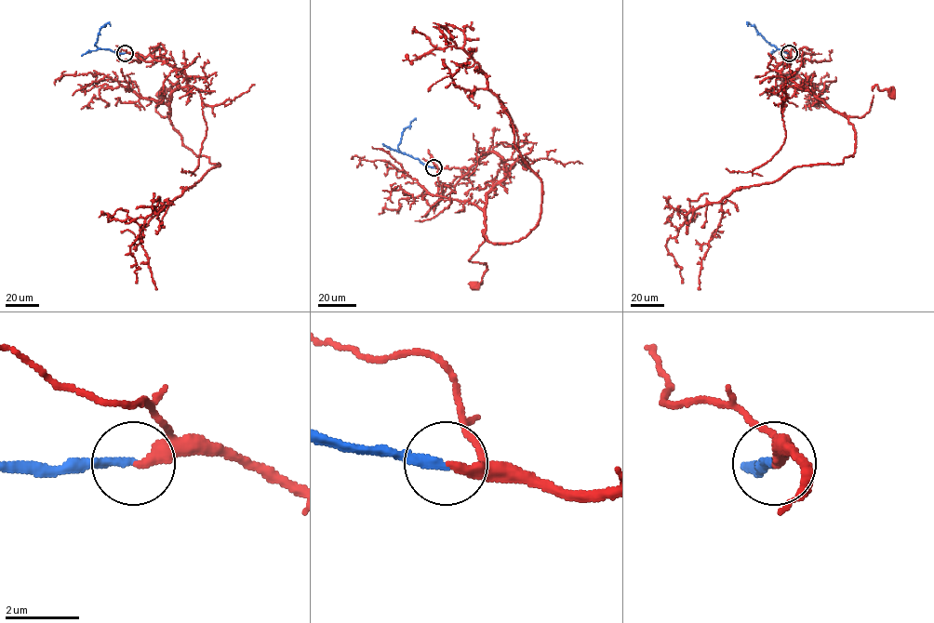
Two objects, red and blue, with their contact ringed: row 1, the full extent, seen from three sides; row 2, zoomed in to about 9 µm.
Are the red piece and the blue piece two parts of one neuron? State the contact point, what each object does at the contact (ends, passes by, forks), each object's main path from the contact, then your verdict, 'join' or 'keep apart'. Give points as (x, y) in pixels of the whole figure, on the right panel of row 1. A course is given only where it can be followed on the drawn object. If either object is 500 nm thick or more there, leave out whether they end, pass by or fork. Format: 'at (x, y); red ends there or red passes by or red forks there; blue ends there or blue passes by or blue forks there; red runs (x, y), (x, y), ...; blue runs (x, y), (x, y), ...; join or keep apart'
at (789, 53); red ends there; blue ends there; red runs (789, 53), (790, 61), (783, 61), (776, 70), (834, 112), (862, 117), (869, 111), (876, 85), (891, 95); blue runs (789, 53), (769, 44), (748, 22), (748, 26); join

